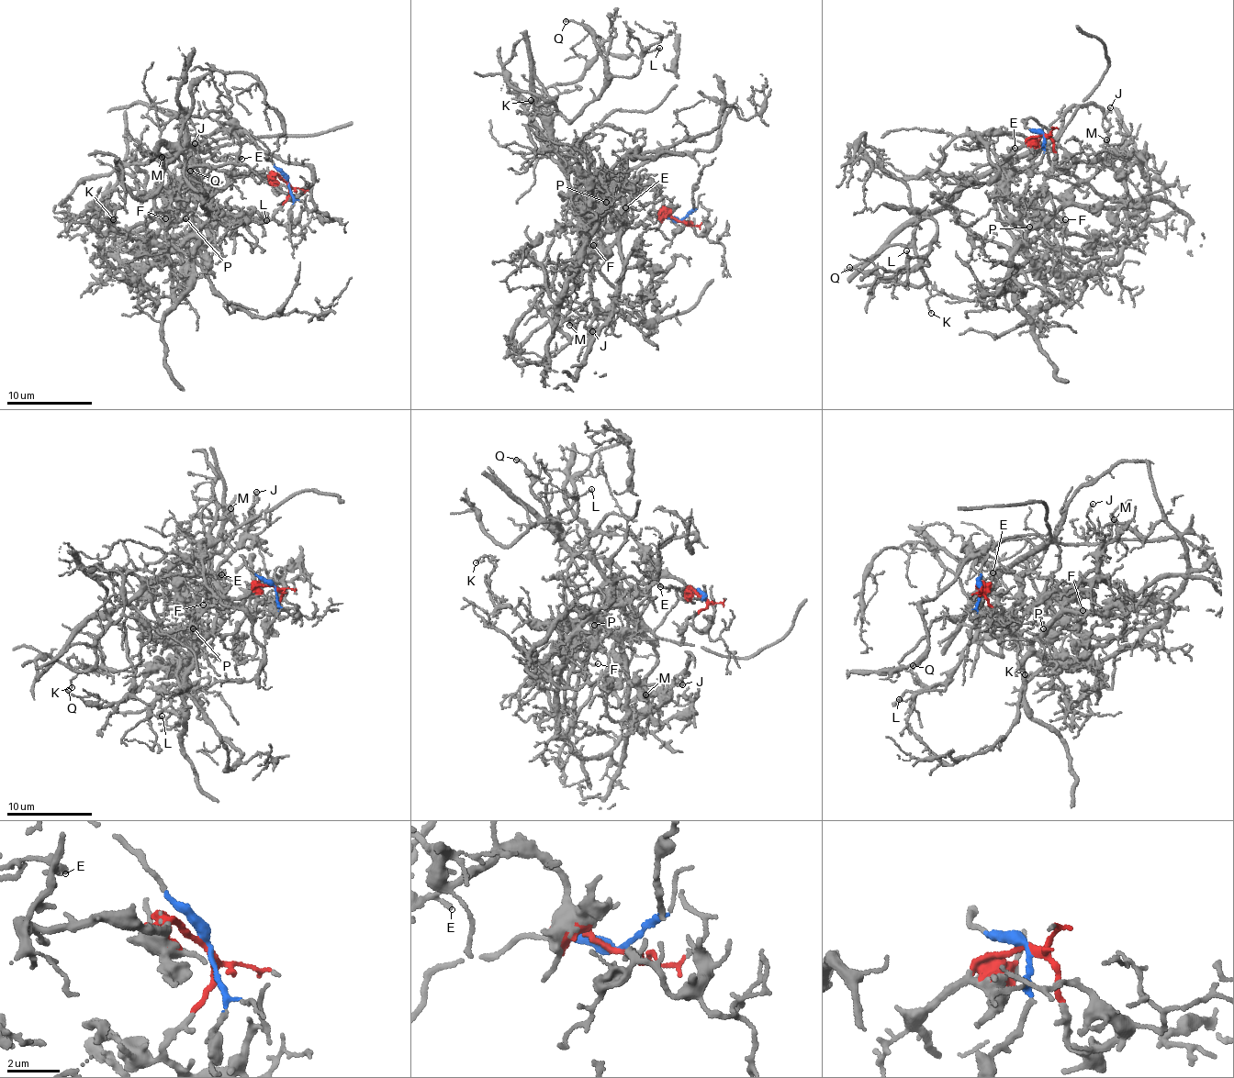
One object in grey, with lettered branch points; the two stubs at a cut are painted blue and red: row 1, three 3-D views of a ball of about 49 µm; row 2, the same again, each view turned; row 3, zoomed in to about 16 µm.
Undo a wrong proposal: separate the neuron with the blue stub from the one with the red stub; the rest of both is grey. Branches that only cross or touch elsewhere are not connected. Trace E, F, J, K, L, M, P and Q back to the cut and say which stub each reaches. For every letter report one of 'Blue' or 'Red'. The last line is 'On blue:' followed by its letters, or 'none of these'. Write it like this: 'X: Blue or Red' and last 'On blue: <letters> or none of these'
E: Red
F: Red
J: Red
K: Red
L: Blue
M: Red
P: Red
Q: Blue
On blue: L, Q

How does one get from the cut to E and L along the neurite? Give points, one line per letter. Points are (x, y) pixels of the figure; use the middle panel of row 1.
E: (679, 220), (654, 191), (640, 188), (626, 198), (613, 179), (585, 196), (606, 208), (626, 207)
L: (679, 220), (623, 226), (594, 259), (551, 121), (570, 122), (658, 48)

